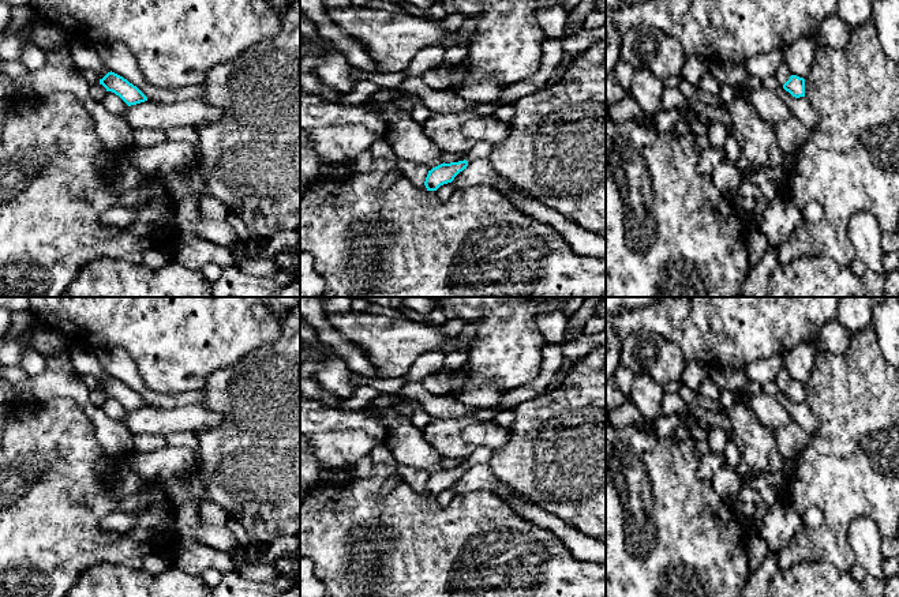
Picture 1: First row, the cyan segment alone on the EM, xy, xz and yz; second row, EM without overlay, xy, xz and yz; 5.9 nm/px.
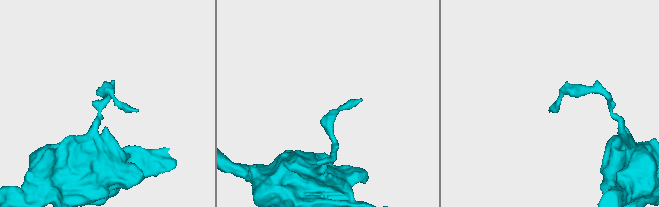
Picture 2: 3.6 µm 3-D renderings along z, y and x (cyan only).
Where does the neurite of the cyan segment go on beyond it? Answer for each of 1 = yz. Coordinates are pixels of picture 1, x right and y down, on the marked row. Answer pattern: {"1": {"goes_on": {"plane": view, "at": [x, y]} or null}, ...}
{"1": {"goes_on": null}}

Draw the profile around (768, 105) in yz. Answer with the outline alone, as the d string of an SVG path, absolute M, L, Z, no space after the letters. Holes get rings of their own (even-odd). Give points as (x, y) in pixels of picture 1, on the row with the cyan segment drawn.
M764 87L750 90L748 98L756 113L771 127L775 127L793 116L787 104L776 93Z

